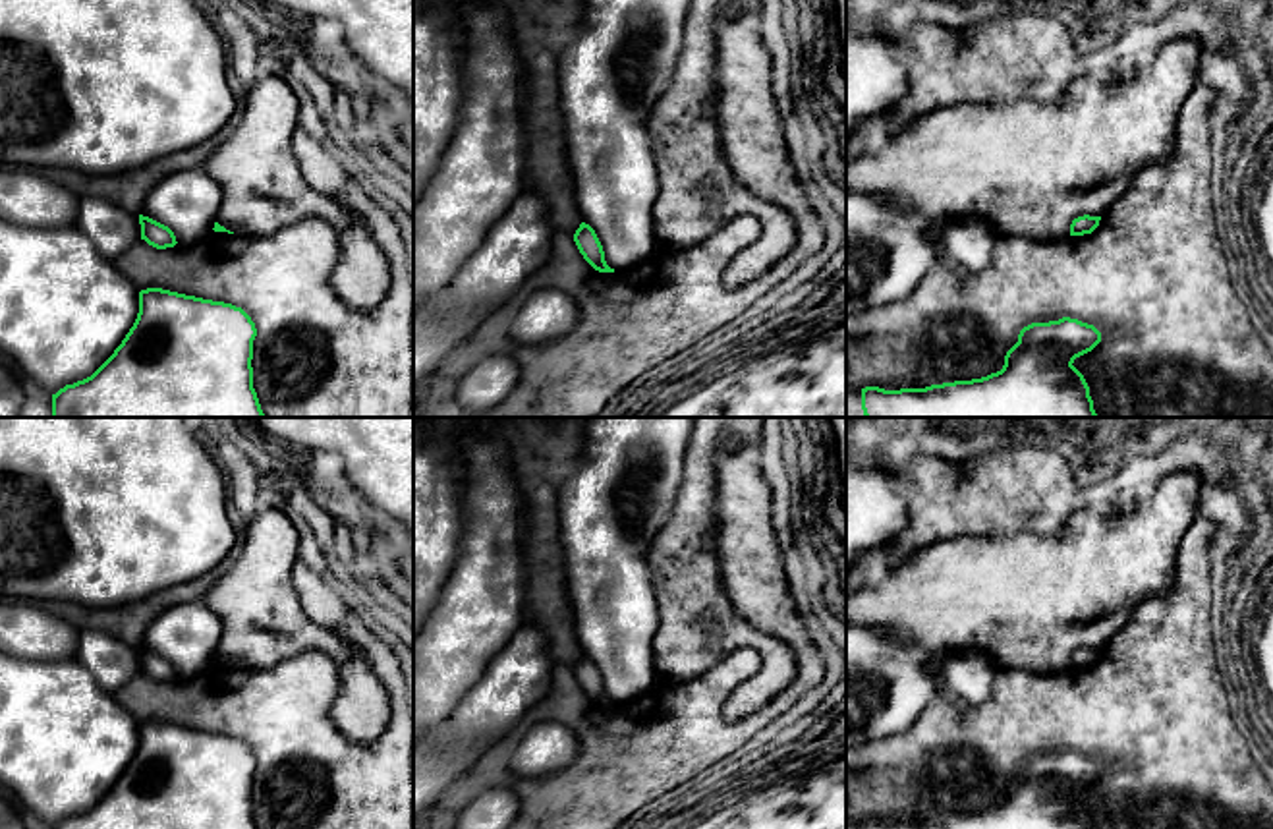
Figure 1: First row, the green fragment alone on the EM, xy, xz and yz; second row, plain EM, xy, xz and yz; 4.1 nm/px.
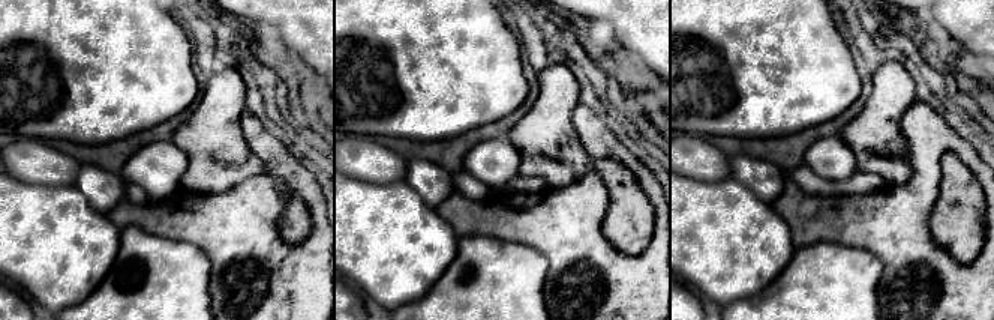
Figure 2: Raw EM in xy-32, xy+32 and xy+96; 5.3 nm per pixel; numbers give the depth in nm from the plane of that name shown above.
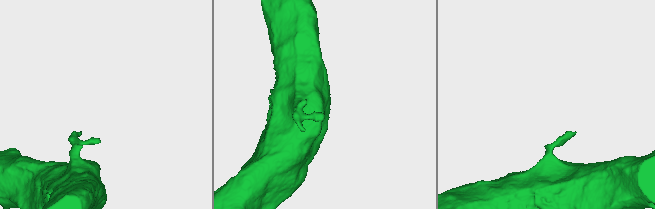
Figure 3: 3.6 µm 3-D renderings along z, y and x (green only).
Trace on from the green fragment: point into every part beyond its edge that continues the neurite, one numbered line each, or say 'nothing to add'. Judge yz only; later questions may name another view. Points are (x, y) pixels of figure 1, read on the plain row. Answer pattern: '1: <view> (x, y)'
nothing to add

